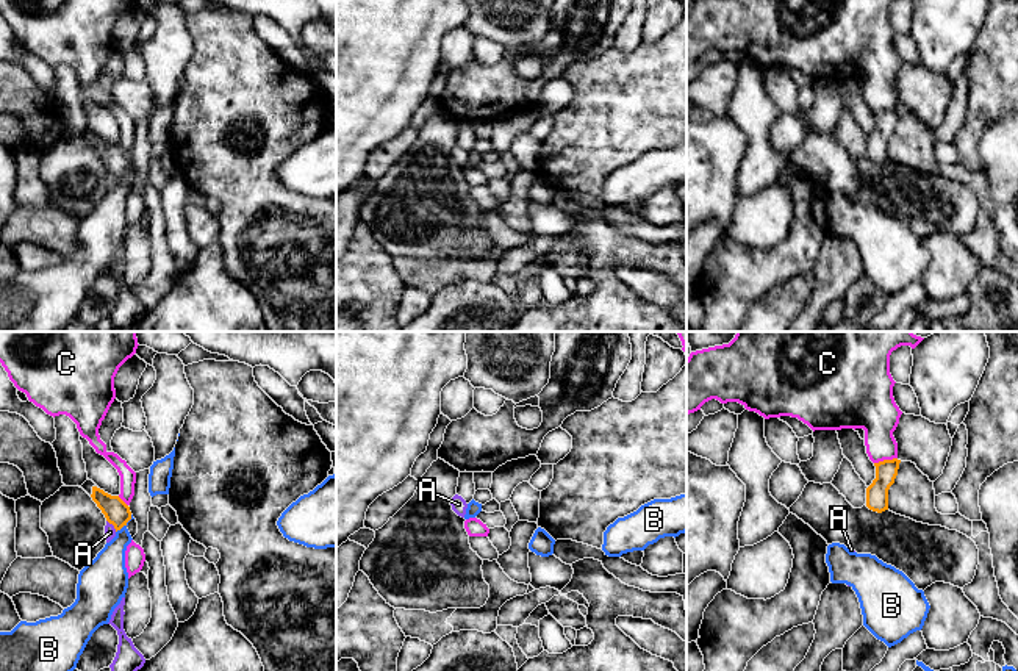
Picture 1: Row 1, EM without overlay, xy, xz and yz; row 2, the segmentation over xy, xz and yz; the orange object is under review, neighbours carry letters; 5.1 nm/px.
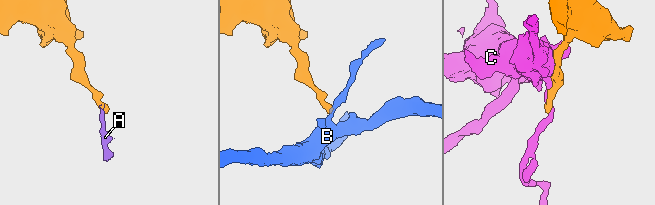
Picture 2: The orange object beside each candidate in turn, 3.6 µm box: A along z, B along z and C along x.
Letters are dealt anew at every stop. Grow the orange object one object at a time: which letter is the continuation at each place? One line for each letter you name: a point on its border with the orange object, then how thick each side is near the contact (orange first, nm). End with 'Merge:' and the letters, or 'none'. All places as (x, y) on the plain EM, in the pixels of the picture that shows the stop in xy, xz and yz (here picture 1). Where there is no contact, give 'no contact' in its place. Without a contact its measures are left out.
Merge: none

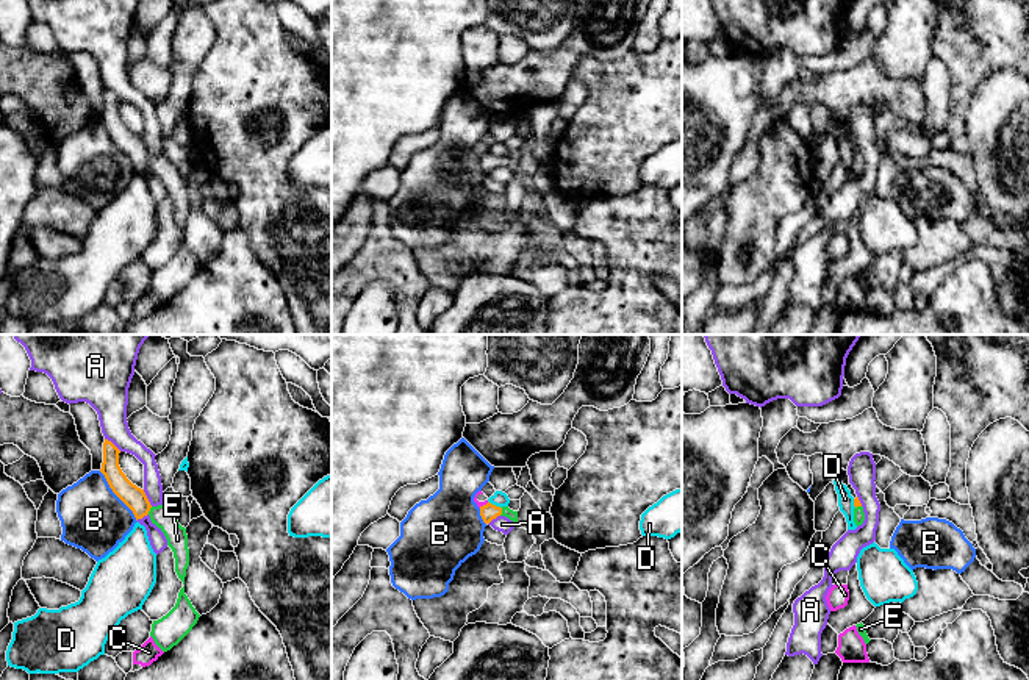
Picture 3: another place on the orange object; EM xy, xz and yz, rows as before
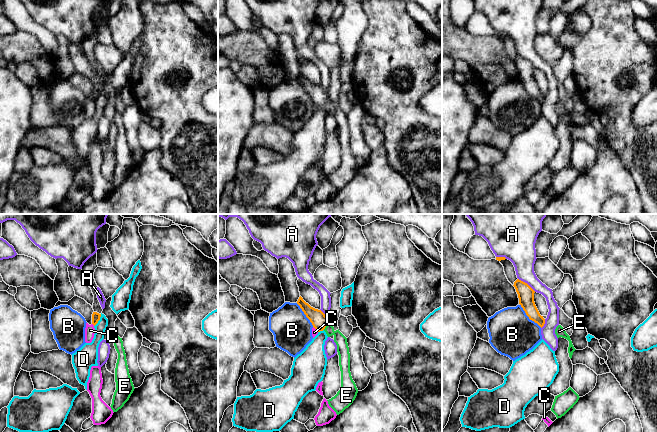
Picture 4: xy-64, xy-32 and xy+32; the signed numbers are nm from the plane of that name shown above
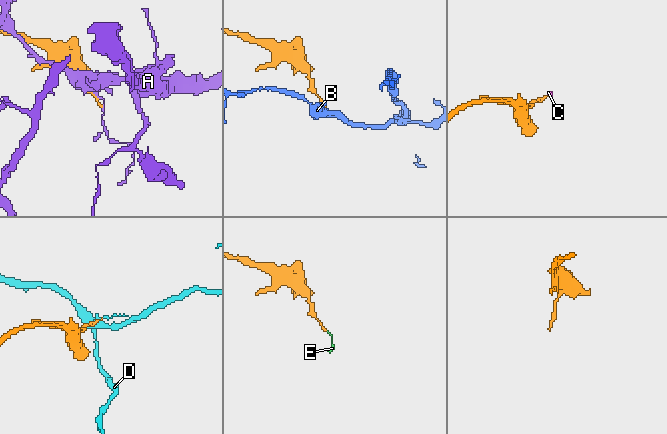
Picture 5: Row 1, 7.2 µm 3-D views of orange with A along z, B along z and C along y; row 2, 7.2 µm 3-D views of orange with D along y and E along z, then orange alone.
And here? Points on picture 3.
E: xy (149, 160) | 120/110 nm
Merge: E

